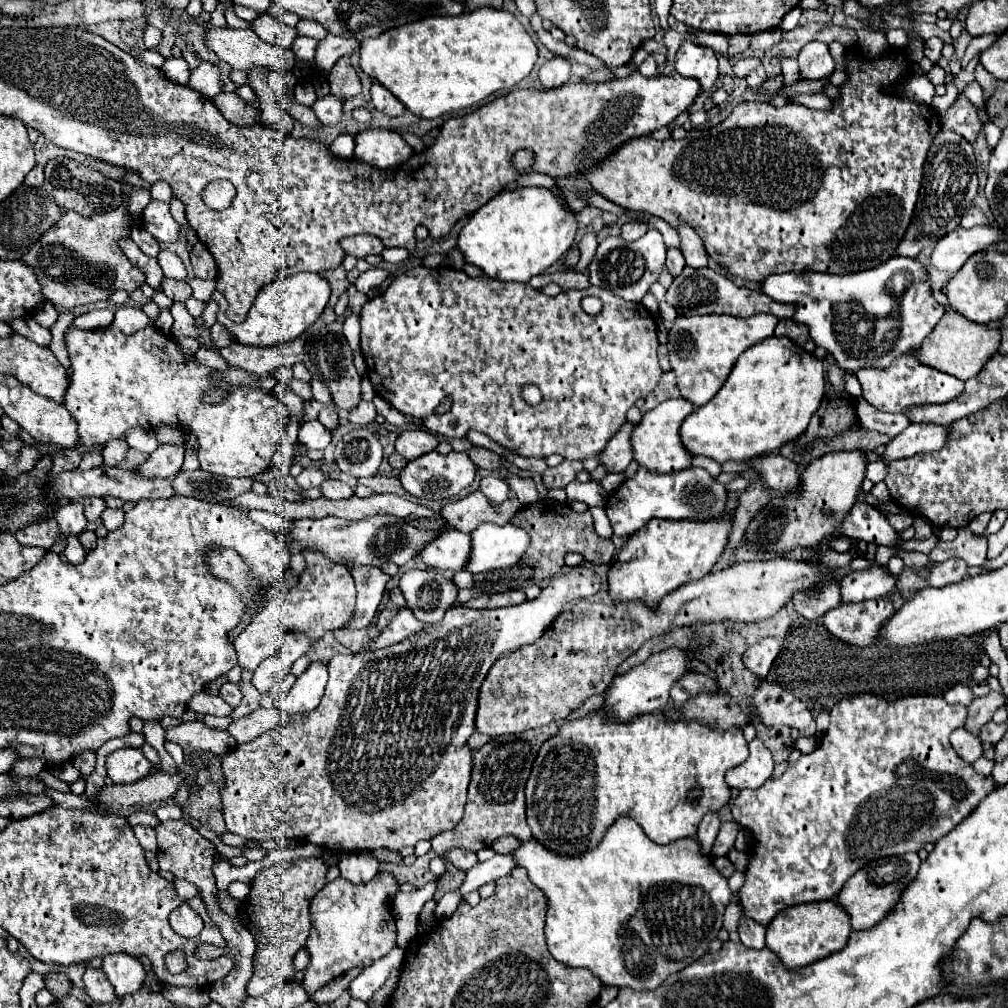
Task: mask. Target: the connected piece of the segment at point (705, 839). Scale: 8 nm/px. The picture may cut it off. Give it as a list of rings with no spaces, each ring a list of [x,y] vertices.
[[[709,812],[701,820],[699,830],[697,830],[697,840],[701,844],[701,852],[703,854],[709,854],[709,848],[713,846],[713,840],[715,840],[715,836],[719,832],[719,826],[721,826],[721,820],[719,820],[717,812]]]

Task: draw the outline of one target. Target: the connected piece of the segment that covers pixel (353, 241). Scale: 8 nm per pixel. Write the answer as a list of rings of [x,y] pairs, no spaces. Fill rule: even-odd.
[[[357,234],[357,236],[347,236],[341,238],[341,248],[345,254],[357,256],[357,258],[365,258],[367,254],[381,254],[383,252],[383,242],[375,236],[365,236],[365,234]]]

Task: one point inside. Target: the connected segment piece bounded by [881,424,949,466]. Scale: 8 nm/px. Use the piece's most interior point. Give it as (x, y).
(917, 438)

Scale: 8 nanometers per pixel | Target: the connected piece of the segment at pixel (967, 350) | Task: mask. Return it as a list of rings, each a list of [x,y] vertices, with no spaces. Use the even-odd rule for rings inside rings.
[[[947,308],[943,318],[933,328],[933,332],[923,340],[919,348],[919,360],[923,364],[931,364],[933,368],[945,374],[953,374],[959,380],[969,380],[977,376],[977,372],[981,372],[983,364],[999,350],[999,344],[1001,344],[999,328],[989,328],[985,324],[965,320],[961,314]]]

